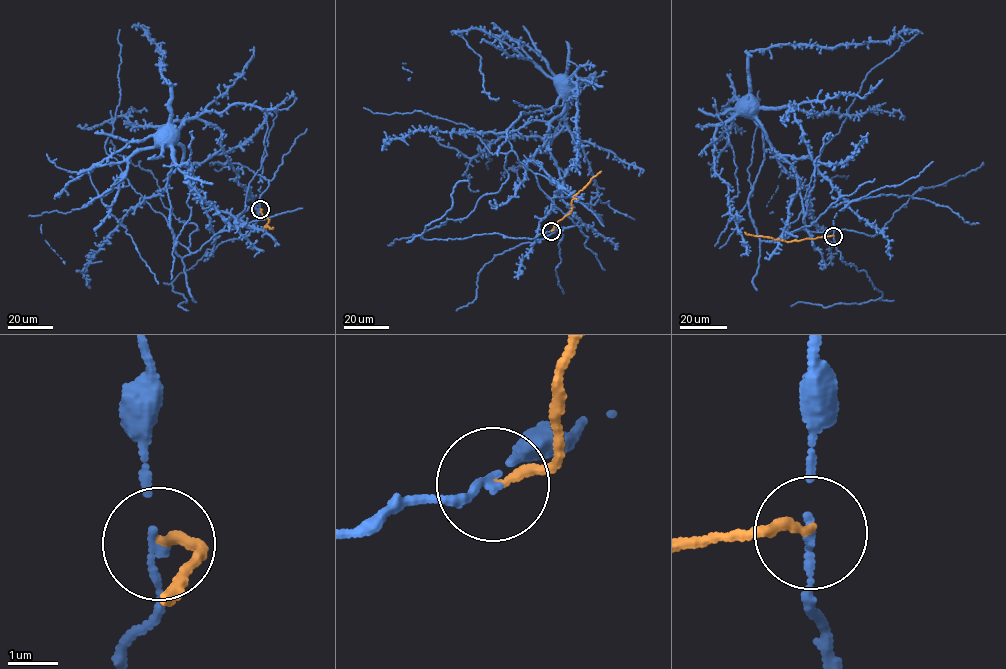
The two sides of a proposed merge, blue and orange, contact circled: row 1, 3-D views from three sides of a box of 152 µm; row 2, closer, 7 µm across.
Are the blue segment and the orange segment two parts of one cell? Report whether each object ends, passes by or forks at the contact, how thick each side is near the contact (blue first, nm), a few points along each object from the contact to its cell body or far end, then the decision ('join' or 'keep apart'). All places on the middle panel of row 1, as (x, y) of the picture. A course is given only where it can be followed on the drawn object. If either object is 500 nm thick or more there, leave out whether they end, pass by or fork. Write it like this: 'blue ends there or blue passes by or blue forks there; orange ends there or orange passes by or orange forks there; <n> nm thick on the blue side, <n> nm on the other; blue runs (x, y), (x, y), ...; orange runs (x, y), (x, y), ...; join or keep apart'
blue passes by; orange ends there; 110 nm thick on the blue side, 180 nm on the other; blue runs (551, 231), (575, 225), (540, 188), (537, 174), (557, 183), (532, 160), (564, 106), (559, 75); orange runs (551, 231), (570, 213), (573, 196), (601, 171); keep apart

